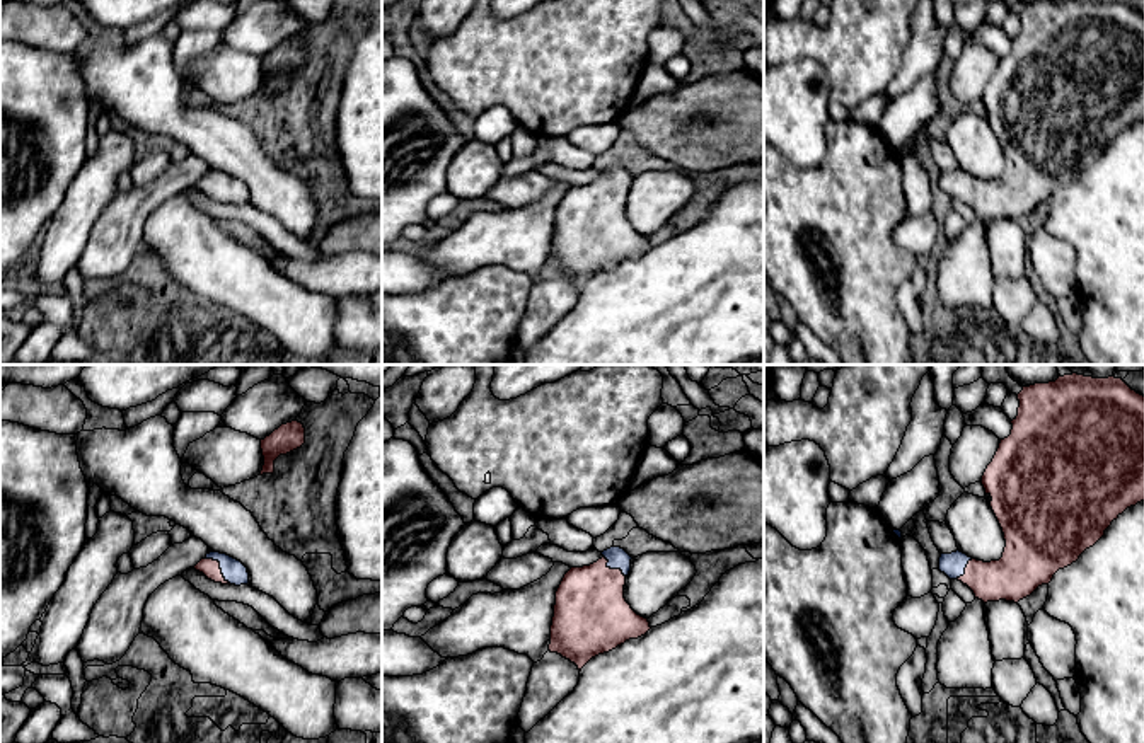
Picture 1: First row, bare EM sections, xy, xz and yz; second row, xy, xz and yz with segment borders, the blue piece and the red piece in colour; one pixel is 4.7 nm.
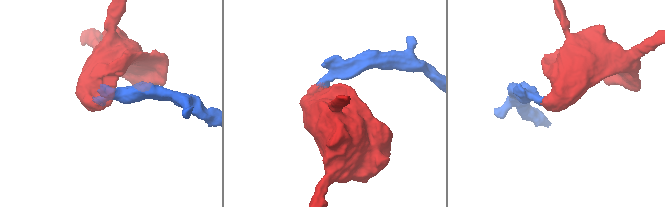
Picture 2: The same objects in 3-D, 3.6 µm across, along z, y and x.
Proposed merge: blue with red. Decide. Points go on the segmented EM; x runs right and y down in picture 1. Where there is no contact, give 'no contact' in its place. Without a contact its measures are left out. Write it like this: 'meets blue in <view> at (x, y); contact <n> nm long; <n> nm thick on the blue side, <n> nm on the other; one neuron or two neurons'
meets blue in xy at (220, 566); contact 180 nm long; 110 nm thick on the blue side, 90 nm on the other; one neuron

